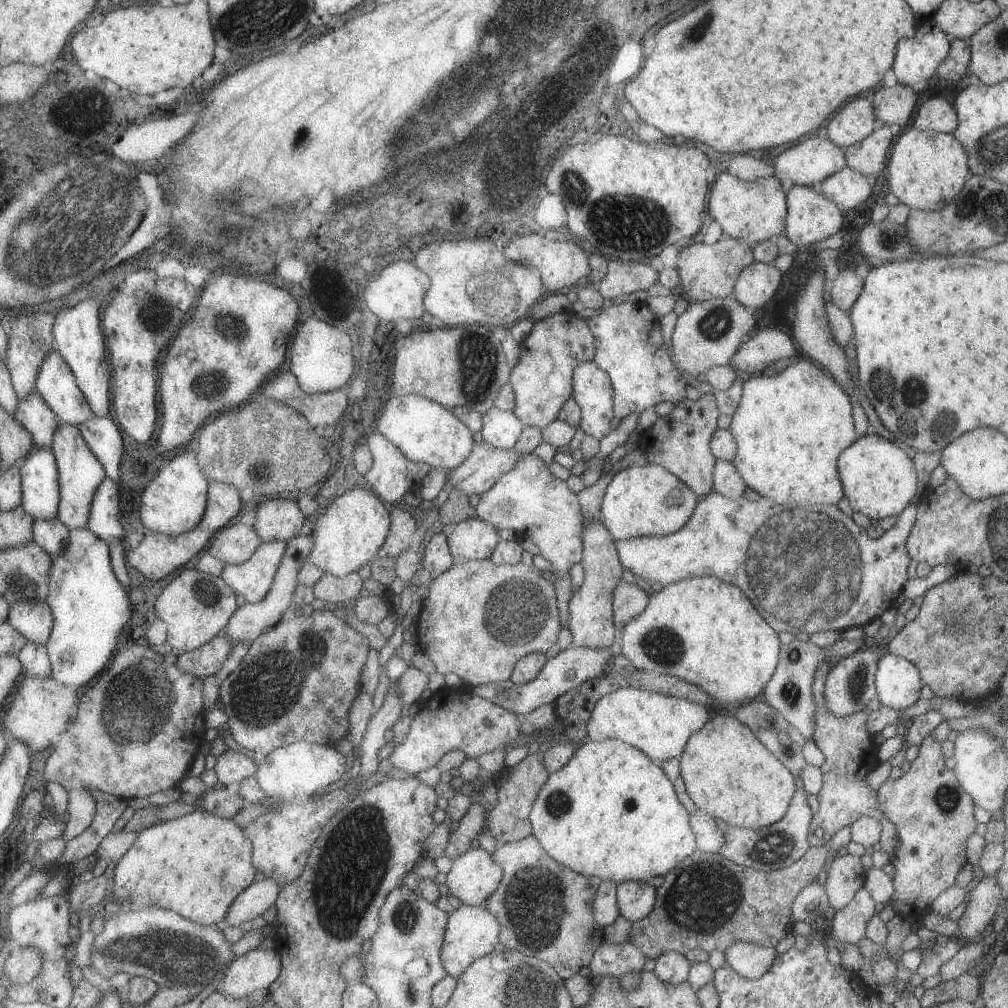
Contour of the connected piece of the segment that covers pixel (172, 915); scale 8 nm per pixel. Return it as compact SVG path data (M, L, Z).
M110 905L106 913L104 930L95 938L91 955L91 966L104 978L114 980L117 974L124 972L132 977L150 978L160 984L161 989L188 984L198 985L200 989L204 989L207 984L214 982L214 978L226 975L230 971L230 966L237 960L234 943L226 938L222 926L202 926L174 910L161 907L125 910Z

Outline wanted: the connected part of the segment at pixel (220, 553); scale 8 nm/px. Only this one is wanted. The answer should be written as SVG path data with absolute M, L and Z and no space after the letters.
M239 523L223 529L208 552L224 563L240 565L249 562L263 544L261 535L254 525Z

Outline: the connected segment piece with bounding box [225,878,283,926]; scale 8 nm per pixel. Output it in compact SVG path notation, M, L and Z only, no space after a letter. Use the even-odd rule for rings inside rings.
M266 878L245 889L229 910L225 924L242 926L244 922L256 920L277 904L282 894L282 884L274 878Z

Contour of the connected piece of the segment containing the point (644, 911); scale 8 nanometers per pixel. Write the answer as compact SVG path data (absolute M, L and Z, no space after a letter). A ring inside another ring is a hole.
M625 881L617 886L617 902L621 916L630 922L649 917L654 910L657 889L648 882Z

